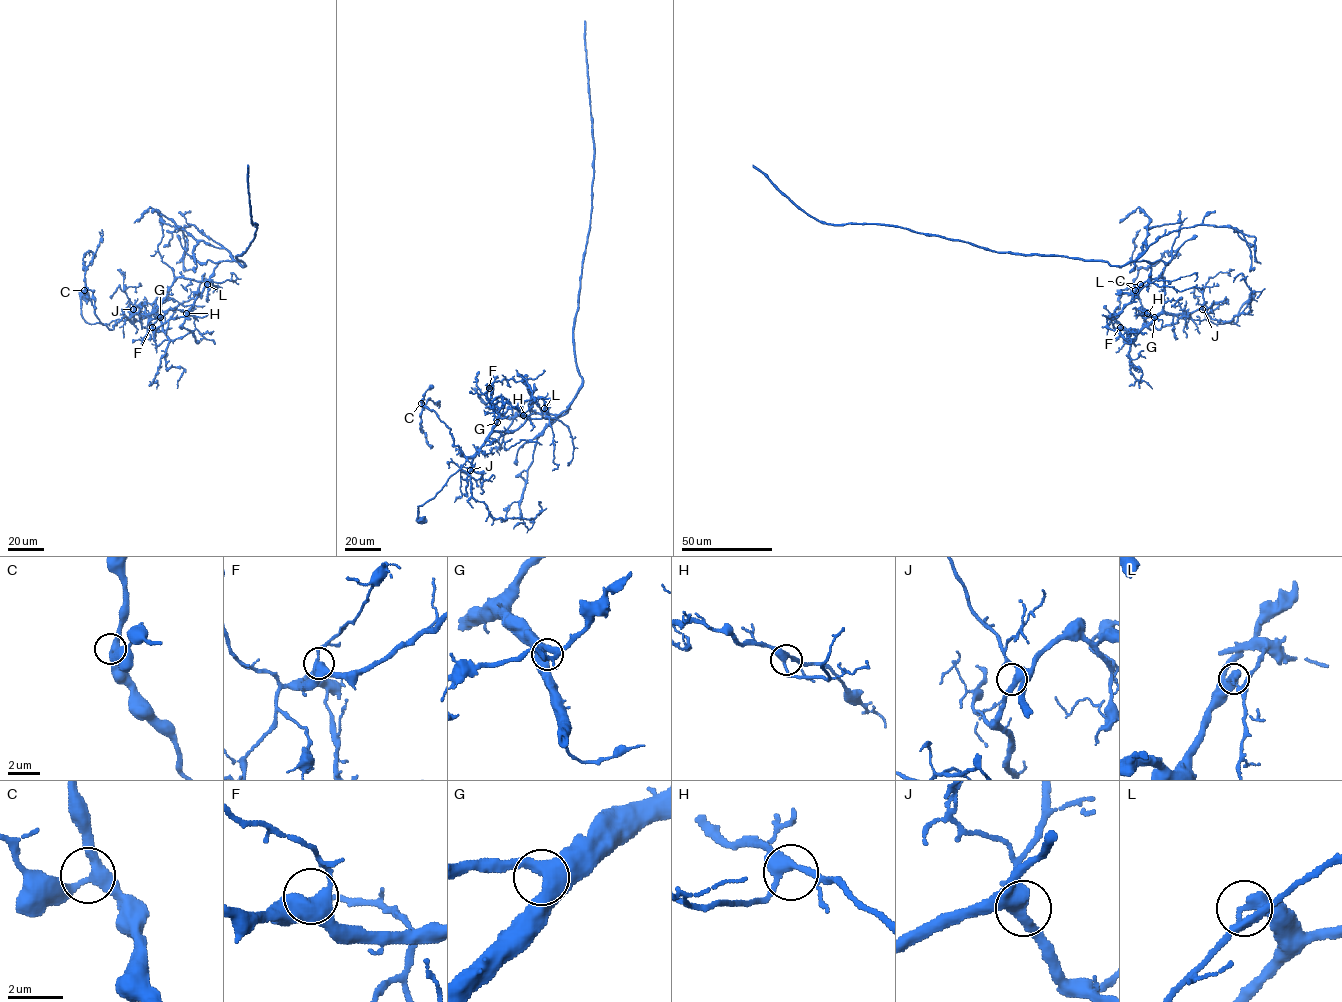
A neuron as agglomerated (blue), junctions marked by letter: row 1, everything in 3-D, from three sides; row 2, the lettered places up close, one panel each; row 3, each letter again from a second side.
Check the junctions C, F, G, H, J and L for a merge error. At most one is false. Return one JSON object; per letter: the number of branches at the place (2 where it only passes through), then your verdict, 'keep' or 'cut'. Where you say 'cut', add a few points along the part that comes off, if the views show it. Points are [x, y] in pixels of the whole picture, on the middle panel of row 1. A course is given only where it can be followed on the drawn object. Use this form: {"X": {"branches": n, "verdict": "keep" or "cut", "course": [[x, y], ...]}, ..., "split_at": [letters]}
{"C": {"branches": 3, "verdict": "keep"}, "F": {"branches": 3, "verdict": "keep"}, "G": {"branches": 3, "verdict": "keep"}, "H": {"branches": 3, "verdict": "keep"}, "J": {"branches": 3, "verdict": "keep"}, "L": {"branches": 3, "verdict": "cut", "course": [[543, 408], [543, 416], [554, 418], [571, 403], [582, 382], [573, 333], [590, 226], [594, 162], [584, 21]]}, "split_at": ["L"]}

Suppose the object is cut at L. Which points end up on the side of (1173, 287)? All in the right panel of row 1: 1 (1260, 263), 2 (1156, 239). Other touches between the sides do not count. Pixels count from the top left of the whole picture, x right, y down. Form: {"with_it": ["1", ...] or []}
{"with_it": []}

